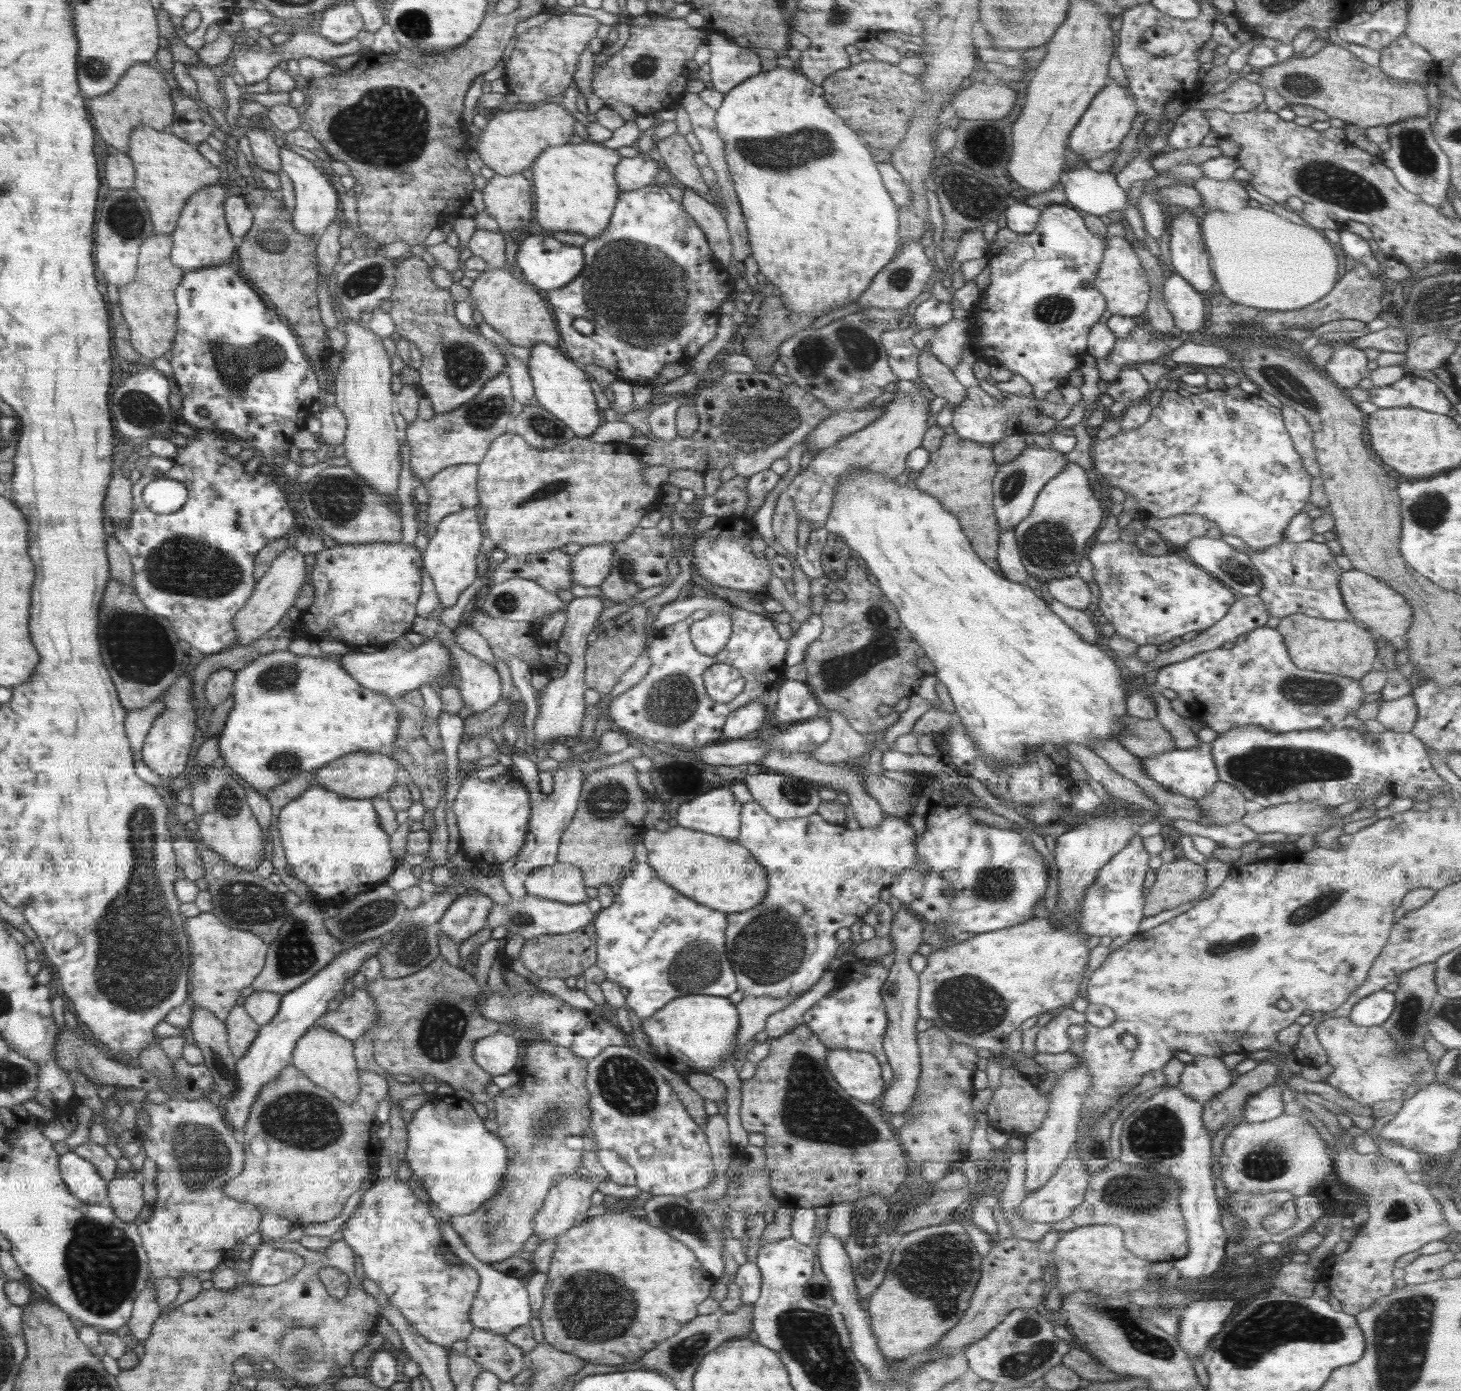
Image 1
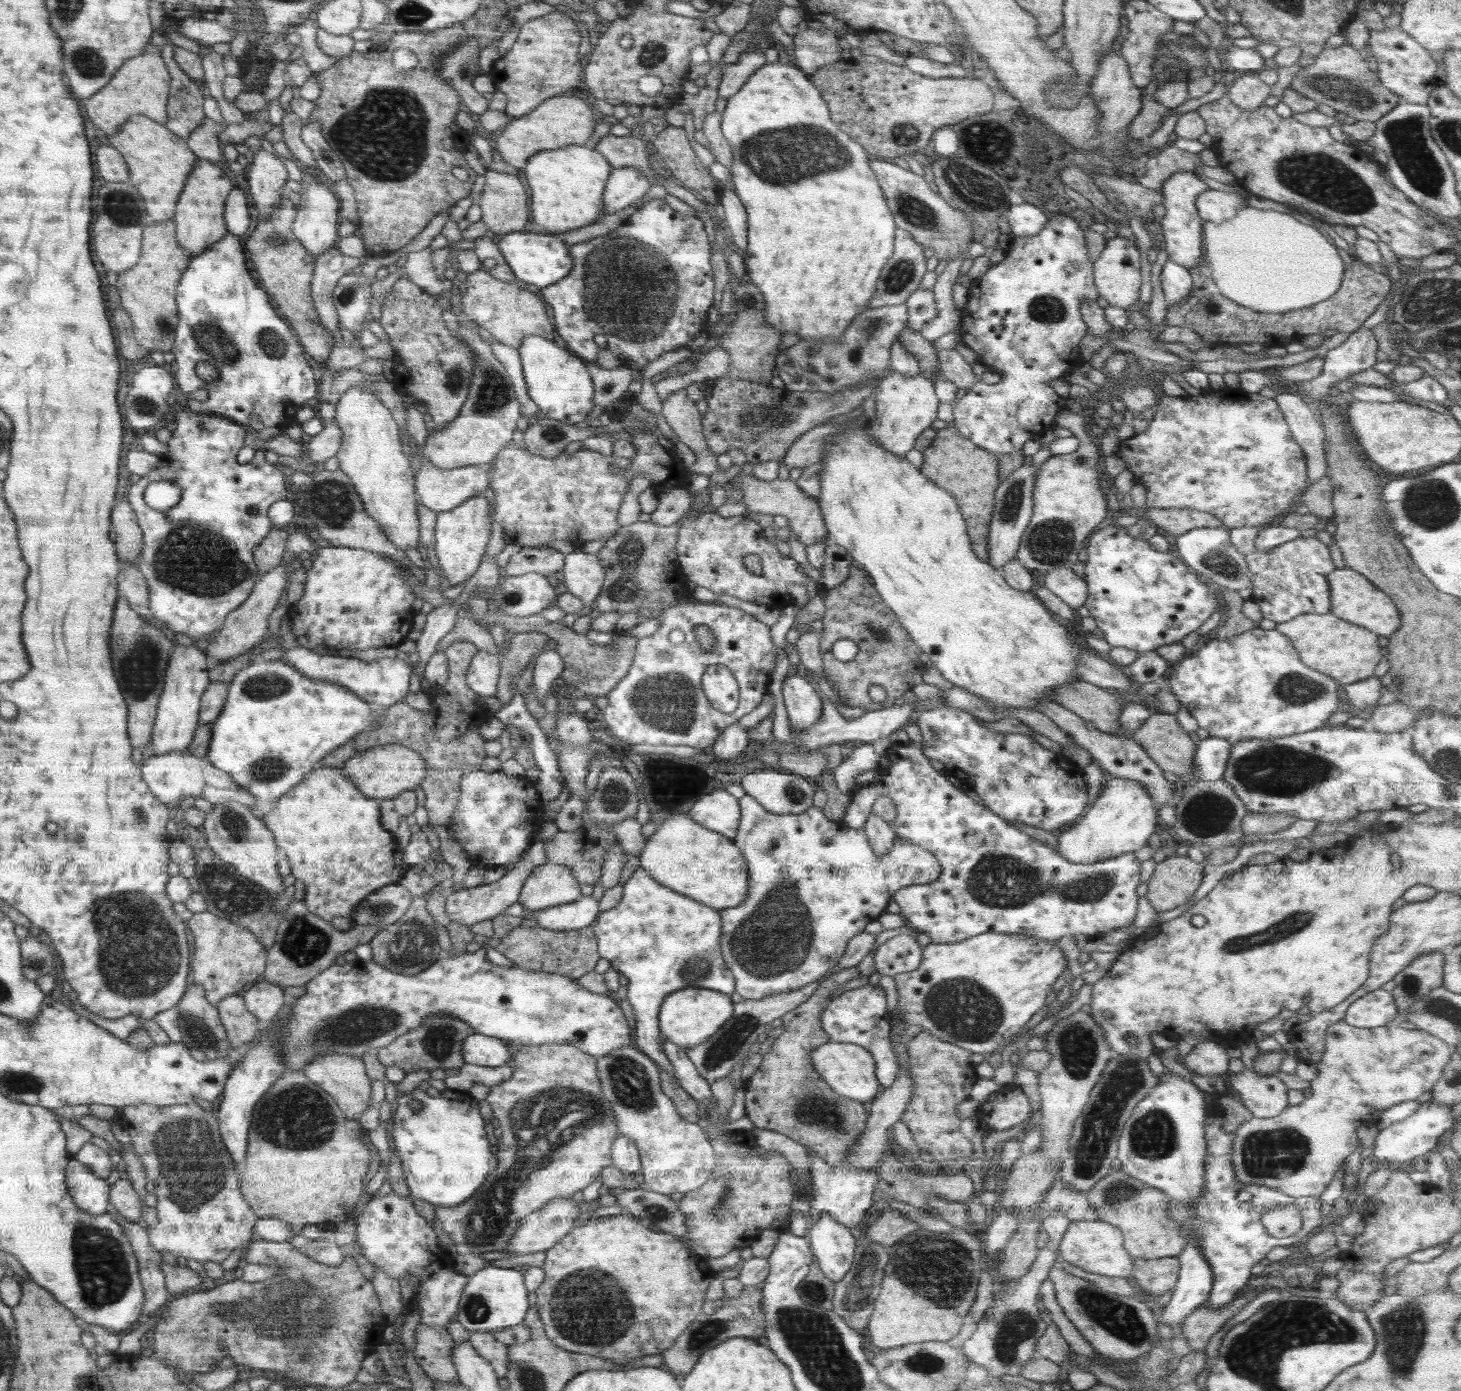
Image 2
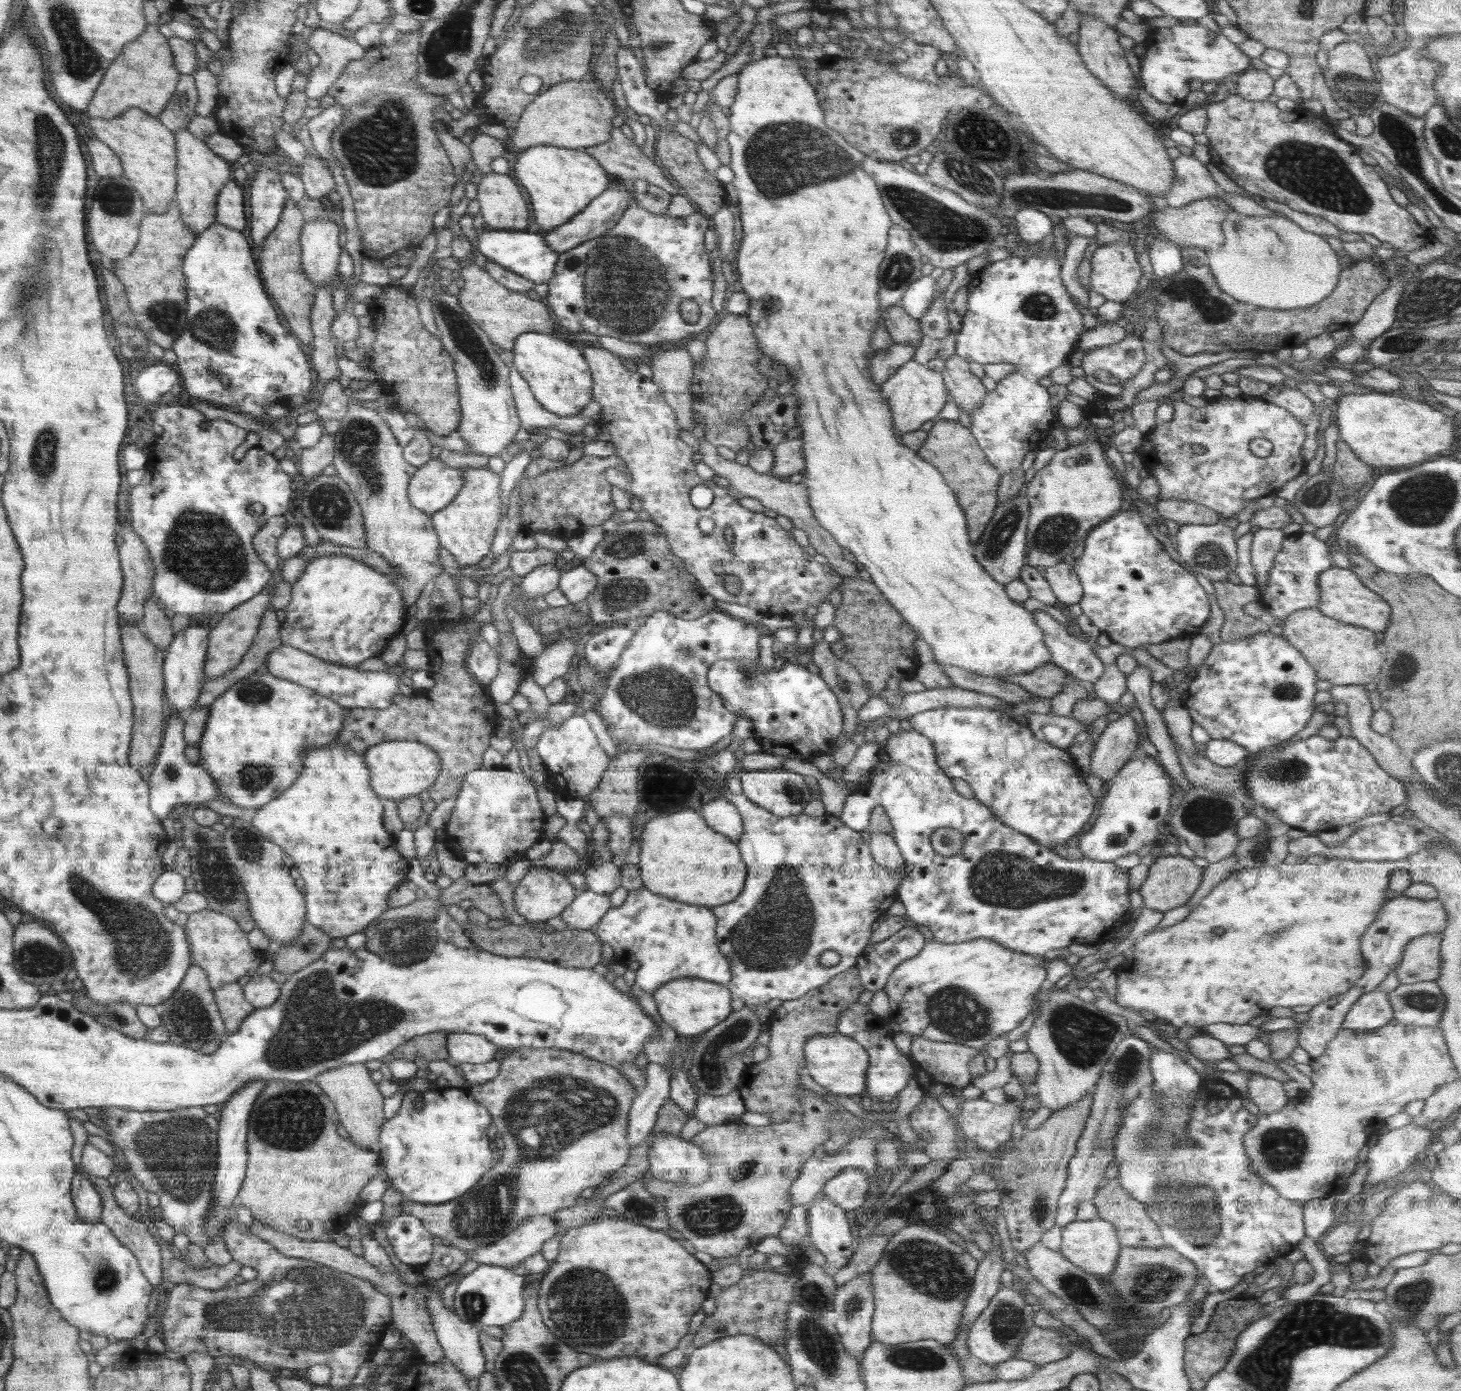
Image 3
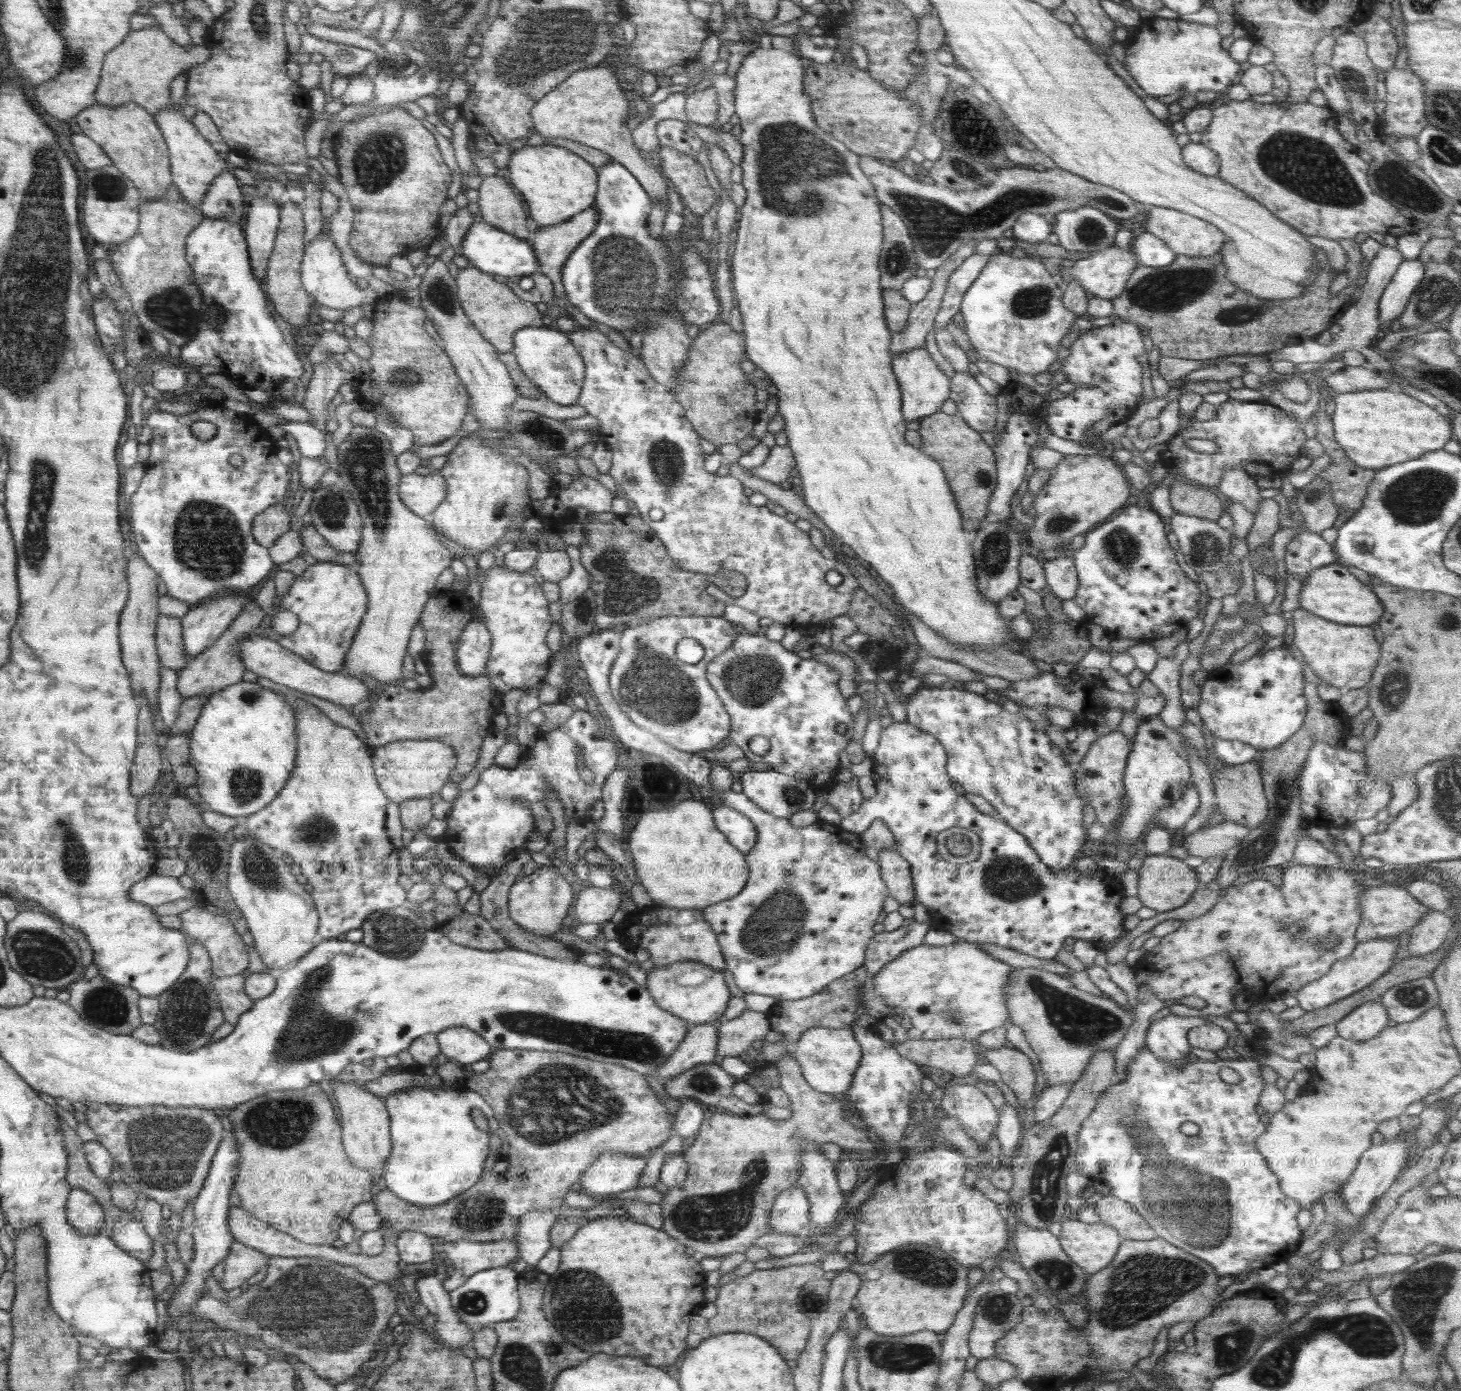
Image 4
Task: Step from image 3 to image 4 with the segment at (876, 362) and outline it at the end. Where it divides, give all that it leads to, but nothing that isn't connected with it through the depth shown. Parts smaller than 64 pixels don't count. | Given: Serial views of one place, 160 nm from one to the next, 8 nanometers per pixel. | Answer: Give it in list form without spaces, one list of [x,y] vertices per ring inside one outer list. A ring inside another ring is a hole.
[[[972,242],[962,244],[962,248],[956,250],[948,261],[936,269],[926,298],[910,309],[907,325],[900,332],[891,335],[889,346],[891,360],[904,351],[925,345],[926,334],[936,325],[935,319],[942,305],[944,294],[946,294],[948,277],[954,274],[954,270],[959,268],[966,258],[975,254],[976,247],[977,244]]]

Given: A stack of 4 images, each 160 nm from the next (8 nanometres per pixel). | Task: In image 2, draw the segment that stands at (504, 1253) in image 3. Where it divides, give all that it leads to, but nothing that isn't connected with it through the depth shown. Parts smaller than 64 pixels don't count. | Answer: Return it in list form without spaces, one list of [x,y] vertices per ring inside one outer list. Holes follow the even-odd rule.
[[[572,1197],[554,1199],[523,1219],[523,1224],[504,1251],[514,1257],[546,1252],[575,1228],[575,1222],[581,1214],[580,1203],[574,1202]]]

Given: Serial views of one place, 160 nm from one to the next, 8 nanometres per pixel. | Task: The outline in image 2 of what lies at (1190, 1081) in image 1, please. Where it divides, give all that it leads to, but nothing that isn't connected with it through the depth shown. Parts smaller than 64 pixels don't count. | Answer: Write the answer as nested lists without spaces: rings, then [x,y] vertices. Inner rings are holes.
[[[1206,1040],[1193,1045],[1193,1049],[1183,1058],[1183,1063],[1186,1068],[1202,1076],[1219,1076],[1226,1079],[1229,1059],[1223,1044]]]

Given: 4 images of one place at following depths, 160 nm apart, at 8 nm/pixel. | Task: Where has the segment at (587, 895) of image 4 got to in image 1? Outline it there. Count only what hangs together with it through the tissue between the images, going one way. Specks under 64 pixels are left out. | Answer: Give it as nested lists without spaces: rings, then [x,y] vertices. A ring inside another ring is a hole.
[[[530,896],[518,901],[513,897],[506,905],[493,903],[485,927],[491,931],[496,926],[505,926],[510,934],[521,934],[525,939],[543,934],[566,934],[574,932],[595,920],[595,913],[590,911],[587,903],[571,904]]]

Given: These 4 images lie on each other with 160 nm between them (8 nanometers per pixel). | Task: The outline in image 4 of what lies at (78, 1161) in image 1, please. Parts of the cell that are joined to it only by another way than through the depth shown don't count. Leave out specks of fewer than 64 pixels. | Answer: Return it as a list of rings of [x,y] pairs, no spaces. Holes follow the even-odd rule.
[[[74,1188],[67,1202],[68,1224],[80,1234],[98,1234],[104,1228],[104,1211],[91,1192]]]

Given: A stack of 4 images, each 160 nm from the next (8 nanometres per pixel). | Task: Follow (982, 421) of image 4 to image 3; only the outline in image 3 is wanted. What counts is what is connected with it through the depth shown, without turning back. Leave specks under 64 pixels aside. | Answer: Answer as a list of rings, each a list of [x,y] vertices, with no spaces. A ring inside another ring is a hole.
[[[952,355],[944,362],[942,374],[947,392],[958,408],[966,414],[972,414],[981,406],[986,389],[979,378],[970,372],[969,363],[961,356]]]

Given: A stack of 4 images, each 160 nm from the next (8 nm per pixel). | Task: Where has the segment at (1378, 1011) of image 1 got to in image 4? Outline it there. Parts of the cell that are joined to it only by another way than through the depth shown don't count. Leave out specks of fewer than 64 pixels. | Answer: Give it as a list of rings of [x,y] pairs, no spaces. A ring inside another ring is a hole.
[[[1378,1000],[1357,1006],[1335,1025],[1338,1036],[1364,1042],[1378,1036],[1388,1027],[1388,1022],[1390,1019],[1386,1008]]]

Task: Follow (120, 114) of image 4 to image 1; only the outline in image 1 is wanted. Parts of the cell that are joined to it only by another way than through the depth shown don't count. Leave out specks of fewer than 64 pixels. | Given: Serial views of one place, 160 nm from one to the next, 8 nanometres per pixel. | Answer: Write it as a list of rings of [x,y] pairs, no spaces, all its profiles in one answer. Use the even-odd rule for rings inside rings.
[[[148,125],[135,126],[127,154],[135,165],[136,190],[140,190],[140,194],[144,194],[144,202],[148,202],[155,234],[171,235],[176,230],[181,208],[184,208],[188,198],[204,187],[220,183],[221,174],[218,168],[214,168],[214,165],[210,164],[194,145],[165,130],[159,131]]]

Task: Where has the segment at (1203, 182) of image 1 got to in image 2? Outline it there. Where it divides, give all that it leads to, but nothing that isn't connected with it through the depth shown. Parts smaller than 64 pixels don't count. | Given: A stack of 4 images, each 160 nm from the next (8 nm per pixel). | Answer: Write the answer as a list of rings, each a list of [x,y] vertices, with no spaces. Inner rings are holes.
[[[1210,188],[1197,196],[1196,205],[1203,223],[1209,221],[1216,225],[1234,218],[1240,209],[1246,207],[1242,196]]]

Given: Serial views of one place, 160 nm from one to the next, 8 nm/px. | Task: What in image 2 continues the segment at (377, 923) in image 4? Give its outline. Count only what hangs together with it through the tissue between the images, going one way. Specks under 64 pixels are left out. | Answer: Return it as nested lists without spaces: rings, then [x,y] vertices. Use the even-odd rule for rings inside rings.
[[[413,897],[408,910],[397,921],[379,930],[372,937],[369,944],[374,962],[388,970],[412,975],[421,973],[422,970],[439,960],[439,953],[442,950],[438,945],[437,924],[427,911],[426,905],[425,897]]]

